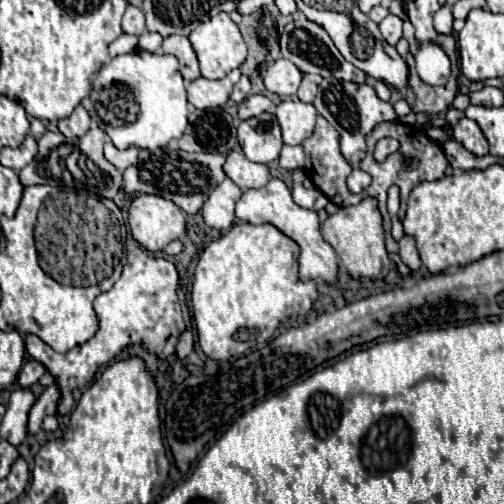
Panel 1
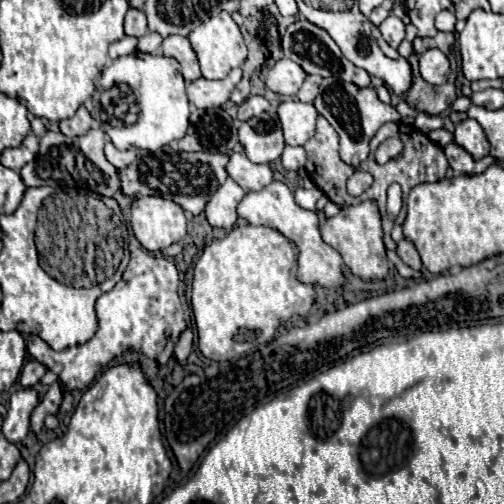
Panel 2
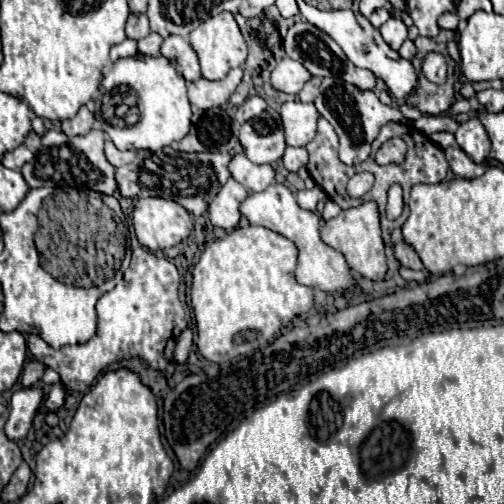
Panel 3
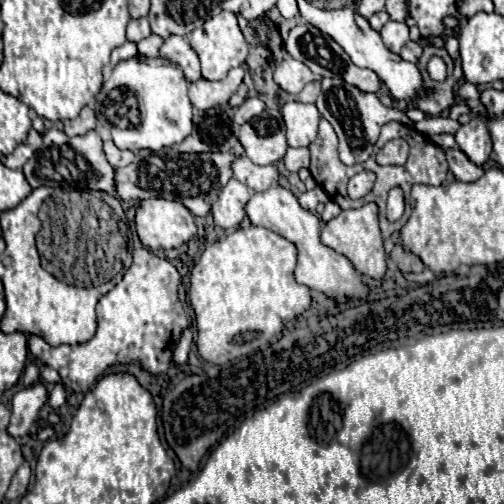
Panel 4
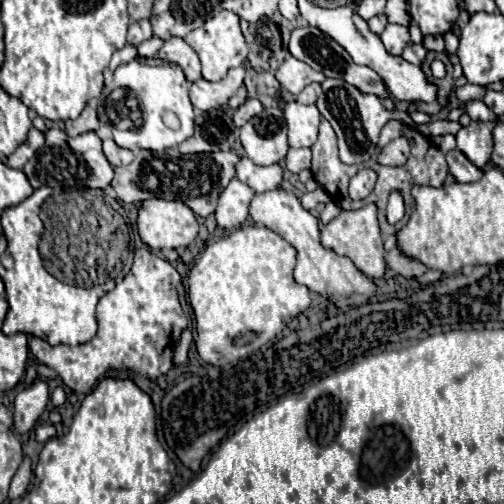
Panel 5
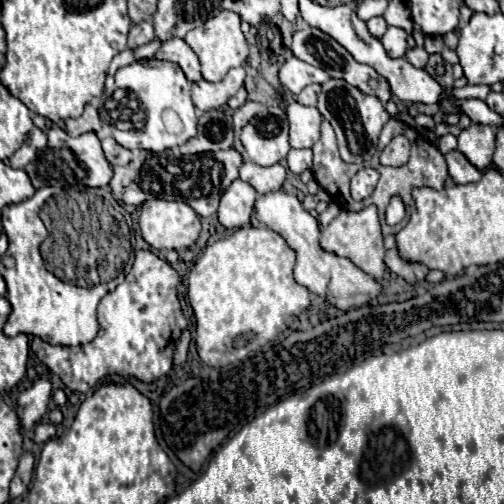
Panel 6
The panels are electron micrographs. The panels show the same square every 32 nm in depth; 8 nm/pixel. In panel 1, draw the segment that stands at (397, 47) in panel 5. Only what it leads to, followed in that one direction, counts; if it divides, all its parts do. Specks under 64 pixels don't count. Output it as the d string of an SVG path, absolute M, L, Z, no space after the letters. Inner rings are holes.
M388 14L382 22L380 22L380 32L384 36L384 40L390 44L390 46L396 46L398 40L402 38L402 20L394 14Z

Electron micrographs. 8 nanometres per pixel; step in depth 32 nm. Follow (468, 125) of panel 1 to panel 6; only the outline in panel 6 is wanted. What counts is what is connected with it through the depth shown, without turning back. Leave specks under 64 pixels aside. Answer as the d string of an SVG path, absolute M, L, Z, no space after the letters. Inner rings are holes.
M472 124L458 136L458 150L482 172L492 166L494 148L496 148L496 128L492 126Z

